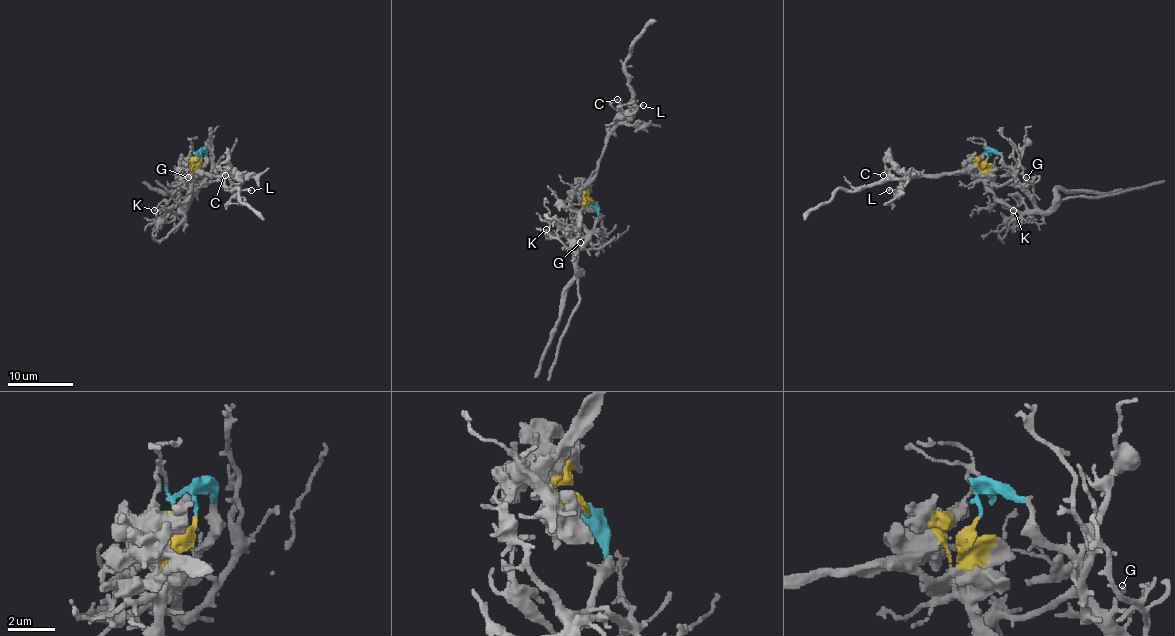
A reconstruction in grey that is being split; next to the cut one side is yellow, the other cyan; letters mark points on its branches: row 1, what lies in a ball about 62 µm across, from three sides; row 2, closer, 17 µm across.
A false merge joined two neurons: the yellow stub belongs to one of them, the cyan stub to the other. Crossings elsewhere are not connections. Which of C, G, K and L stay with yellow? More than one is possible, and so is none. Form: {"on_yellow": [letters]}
{"on_yellow": ["C", "L"]}

